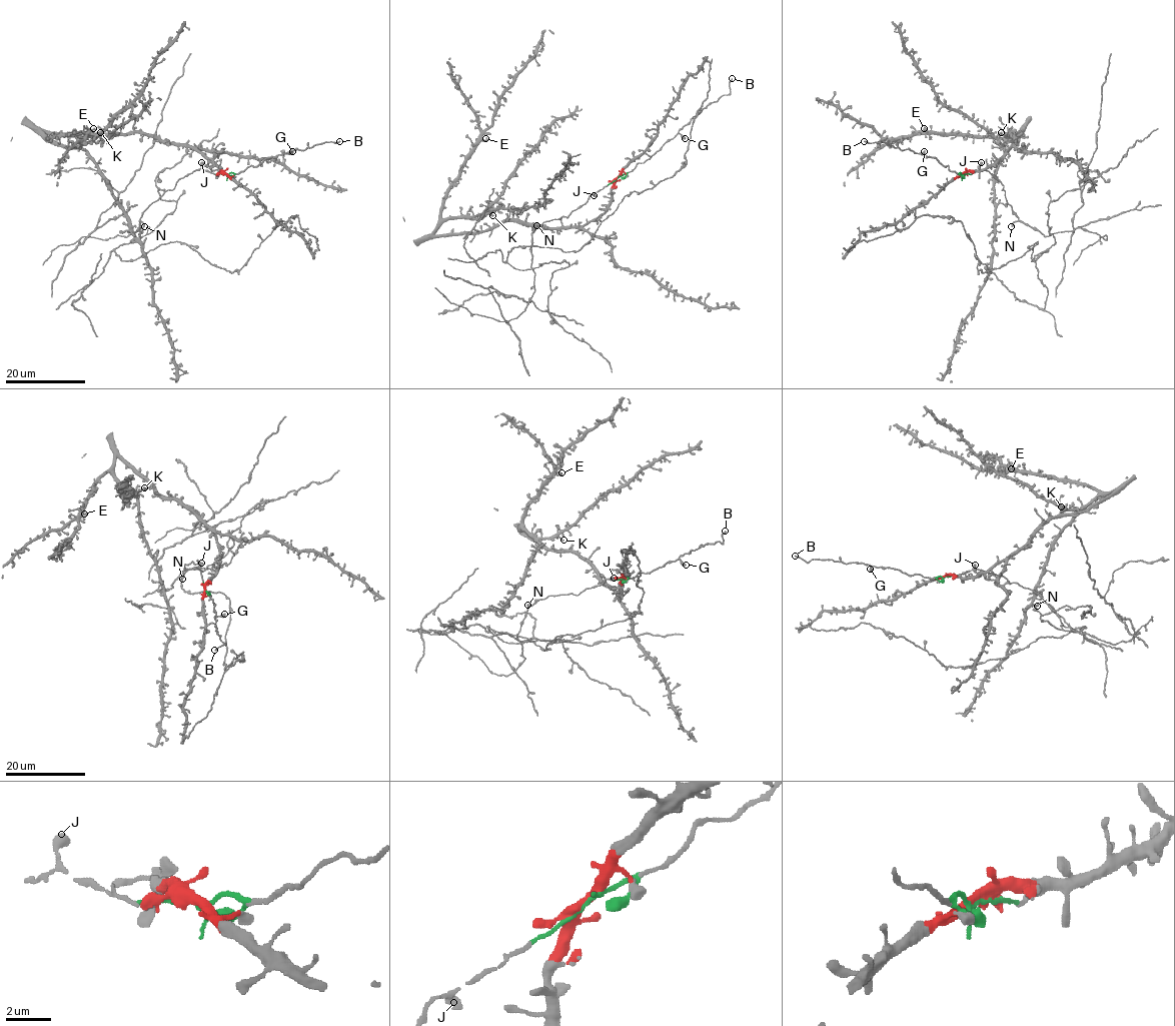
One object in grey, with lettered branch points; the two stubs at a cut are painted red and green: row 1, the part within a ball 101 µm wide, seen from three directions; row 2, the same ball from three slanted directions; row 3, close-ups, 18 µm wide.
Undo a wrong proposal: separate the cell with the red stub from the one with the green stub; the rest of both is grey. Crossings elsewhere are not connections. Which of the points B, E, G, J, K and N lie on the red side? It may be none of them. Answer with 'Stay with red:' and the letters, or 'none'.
Stay with red: E, K

